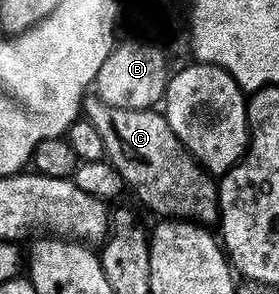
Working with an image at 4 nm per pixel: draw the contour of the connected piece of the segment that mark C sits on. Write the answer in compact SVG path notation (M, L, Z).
M107 102L89 103L86 108L87 119L98 126L102 140L106 142L106 157L118 170L129 189L136 191L136 196L160 218L179 218L194 220L197 224L212 226L218 220L218 184L215 179L196 163L188 153L184 143L170 130L163 111L135 106L117 106Z

